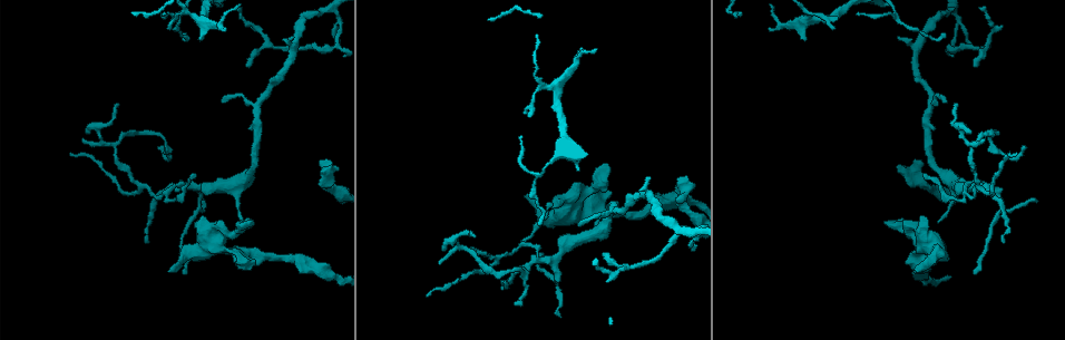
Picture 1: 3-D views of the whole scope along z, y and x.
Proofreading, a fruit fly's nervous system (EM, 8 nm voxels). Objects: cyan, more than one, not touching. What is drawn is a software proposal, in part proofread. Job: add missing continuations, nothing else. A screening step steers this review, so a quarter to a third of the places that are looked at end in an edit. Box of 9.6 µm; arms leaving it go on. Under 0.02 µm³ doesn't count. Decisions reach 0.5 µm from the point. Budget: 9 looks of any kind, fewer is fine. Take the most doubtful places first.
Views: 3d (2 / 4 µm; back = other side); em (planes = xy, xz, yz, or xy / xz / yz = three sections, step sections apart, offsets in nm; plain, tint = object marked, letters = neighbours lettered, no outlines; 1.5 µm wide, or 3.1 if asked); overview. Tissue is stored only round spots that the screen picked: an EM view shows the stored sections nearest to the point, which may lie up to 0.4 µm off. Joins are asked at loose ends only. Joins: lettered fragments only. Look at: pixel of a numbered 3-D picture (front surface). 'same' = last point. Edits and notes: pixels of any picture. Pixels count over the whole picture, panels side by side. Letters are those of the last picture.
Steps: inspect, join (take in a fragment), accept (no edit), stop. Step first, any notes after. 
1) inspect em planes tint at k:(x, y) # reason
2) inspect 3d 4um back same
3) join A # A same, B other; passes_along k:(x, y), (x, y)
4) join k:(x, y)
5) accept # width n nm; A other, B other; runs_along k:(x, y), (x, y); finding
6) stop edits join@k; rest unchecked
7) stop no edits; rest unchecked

inspect 3d 2um at 1:(526, 197) # an open end

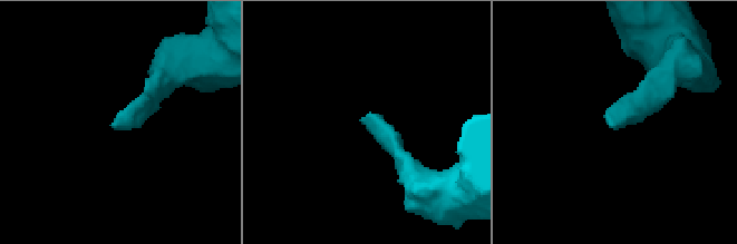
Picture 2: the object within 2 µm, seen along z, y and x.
inspect em planes letters at 2:(610, 127) # need the tissue

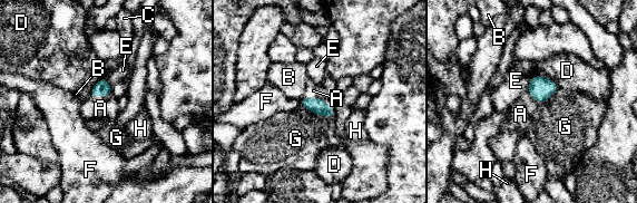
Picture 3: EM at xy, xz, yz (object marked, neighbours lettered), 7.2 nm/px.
join A # A same, B other, C other, D other, E other, F other, G other, H other; passes_along 3:(317, 106), (317, 98), (313, 90); the neuron continues

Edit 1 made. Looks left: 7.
inspect overview

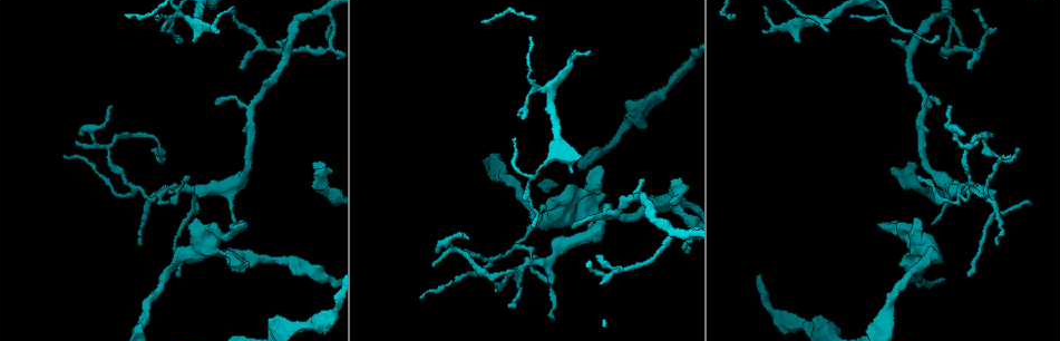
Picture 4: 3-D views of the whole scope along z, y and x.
inspect 3d 4um back at 4:(194, 42) # free end

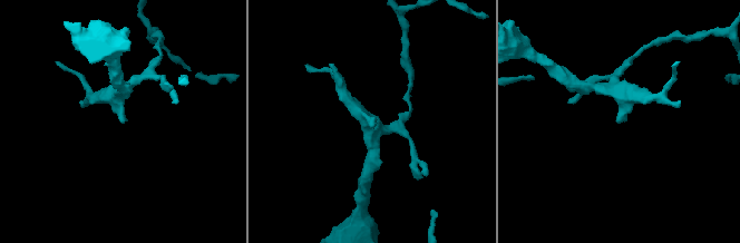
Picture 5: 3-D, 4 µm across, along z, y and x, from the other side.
inspect em planes letters at 5:(124, 123)

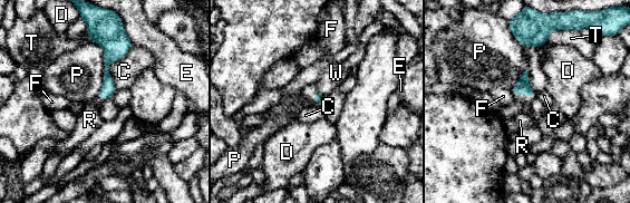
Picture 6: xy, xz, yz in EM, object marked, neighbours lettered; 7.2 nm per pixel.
join R # C other, D other, E other, F other, P other, R same, T other, W other; passes_along 6:(522, 88), (524, 94), (524, 100); it goes on there

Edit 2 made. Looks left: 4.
inspect overview # see it whole again

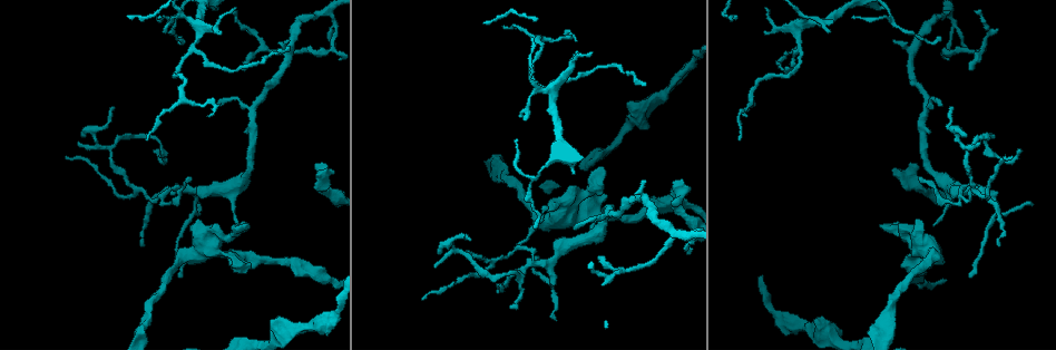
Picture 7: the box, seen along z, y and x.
inspect em planes plain at 7:(243, 62) # an open end

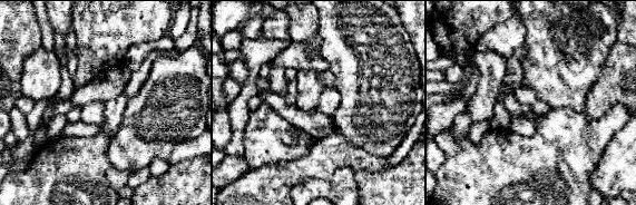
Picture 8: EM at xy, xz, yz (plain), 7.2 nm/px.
inspect em planes letters same # what lies round it

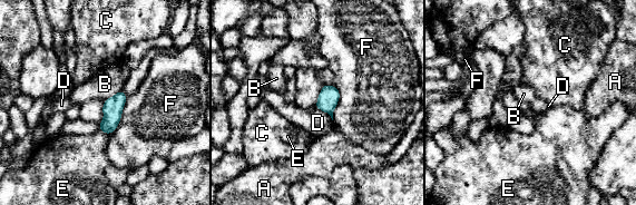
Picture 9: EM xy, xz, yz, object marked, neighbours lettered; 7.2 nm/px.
accept # A other, B other, C other, D other, E other, F other; border 9:(120, 89), (104, 101); none of them fits

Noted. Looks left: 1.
inspect em planes letters at 7:(470, 238) # an open end

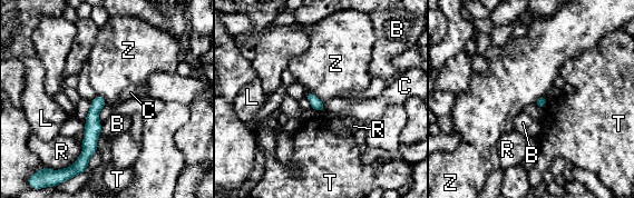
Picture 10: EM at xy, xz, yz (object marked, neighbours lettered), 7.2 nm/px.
accept # width 70 nm; longest_contact Z 160 nm; B other, C other, L other, R other, T other, Z other; none of them fits

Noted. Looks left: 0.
stop edits join@3, join@6; rest unchecked

